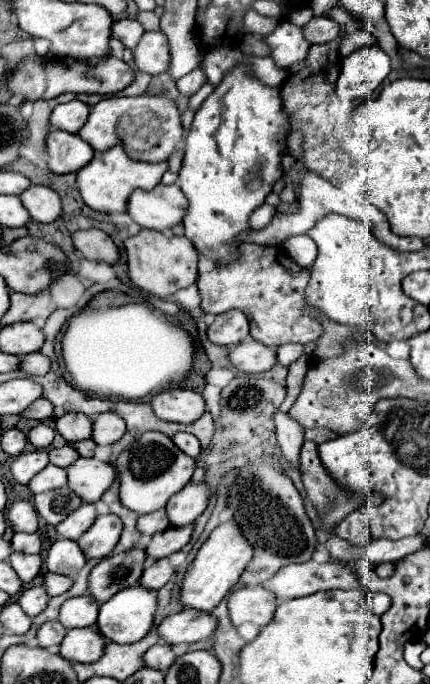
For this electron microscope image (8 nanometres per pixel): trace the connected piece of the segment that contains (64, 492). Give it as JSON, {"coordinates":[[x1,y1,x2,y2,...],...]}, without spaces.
{"coordinates":[[68,486,58,488,58,490,50,490,50,492,42,492,42,494,34,496,36,512,52,526,60,524,80,504,82,504,82,500]]}

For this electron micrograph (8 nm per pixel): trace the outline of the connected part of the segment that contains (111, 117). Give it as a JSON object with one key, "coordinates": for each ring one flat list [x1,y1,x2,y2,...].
{"coordinates":[[112,96,92,106,88,122,80,128,80,138,88,142,96,152,106,152,114,146,122,146,132,160,142,162,166,162,182,144,184,130,178,106,166,96]]}

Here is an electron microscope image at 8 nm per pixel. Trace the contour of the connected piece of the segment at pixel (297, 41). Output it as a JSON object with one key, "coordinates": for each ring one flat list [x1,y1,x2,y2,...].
{"coordinates":[[291,22,280,23,264,40,272,48,272,60,280,68,290,68,304,60,310,50,310,44,302,36,302,29]]}

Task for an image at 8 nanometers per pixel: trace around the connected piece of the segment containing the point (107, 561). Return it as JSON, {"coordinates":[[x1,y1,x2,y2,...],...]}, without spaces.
{"coordinates":[[132,548,128,552,100,560,98,566,90,572,88,586,90,594,102,604,112,598,122,588,138,584,146,562,146,550]]}

